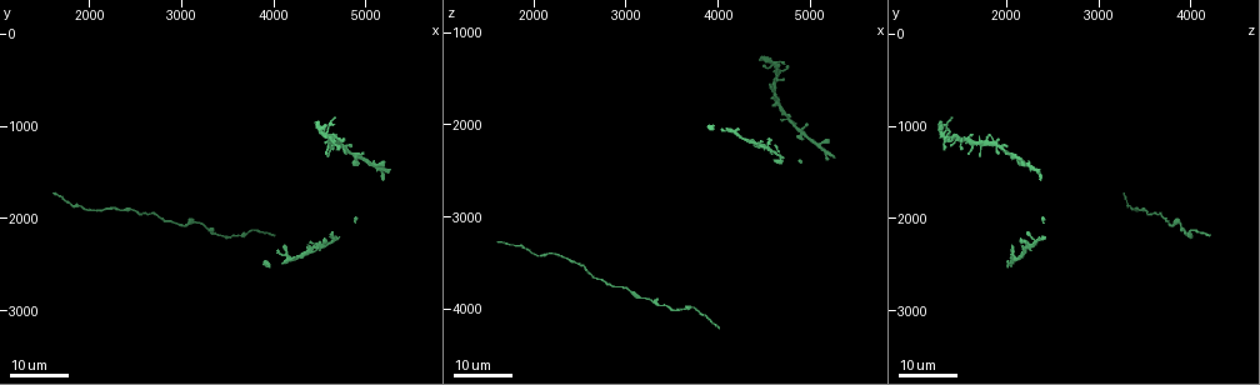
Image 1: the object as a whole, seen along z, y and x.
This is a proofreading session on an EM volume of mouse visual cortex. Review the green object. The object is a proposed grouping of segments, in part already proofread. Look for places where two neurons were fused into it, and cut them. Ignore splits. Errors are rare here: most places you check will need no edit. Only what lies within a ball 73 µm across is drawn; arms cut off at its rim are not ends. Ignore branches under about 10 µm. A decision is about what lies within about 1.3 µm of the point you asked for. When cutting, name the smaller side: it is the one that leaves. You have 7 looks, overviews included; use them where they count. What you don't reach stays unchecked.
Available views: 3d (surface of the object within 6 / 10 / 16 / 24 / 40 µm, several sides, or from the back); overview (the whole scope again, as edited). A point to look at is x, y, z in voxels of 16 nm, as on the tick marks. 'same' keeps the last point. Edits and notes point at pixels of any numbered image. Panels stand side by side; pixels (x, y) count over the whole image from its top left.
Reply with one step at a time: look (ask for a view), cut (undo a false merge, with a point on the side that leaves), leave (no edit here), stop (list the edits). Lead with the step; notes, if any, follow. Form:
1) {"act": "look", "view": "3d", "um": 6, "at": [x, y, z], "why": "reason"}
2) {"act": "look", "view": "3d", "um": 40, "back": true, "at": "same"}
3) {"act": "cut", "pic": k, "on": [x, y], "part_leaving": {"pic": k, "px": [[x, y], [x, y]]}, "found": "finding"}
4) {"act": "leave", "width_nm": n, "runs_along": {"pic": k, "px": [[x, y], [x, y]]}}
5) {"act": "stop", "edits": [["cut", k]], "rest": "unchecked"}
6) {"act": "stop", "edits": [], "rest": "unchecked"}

{"act": "look", "view": "3d", "um": 24, "at": [3700, 2100, 4000]}

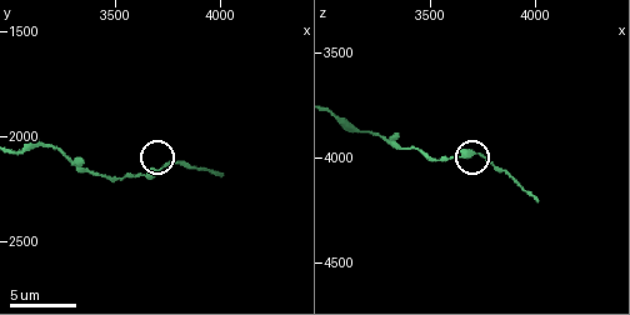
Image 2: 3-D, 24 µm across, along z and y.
{"act": "look", "view": "3d", "um": 6, "at": [3740, 2120, 3990]}

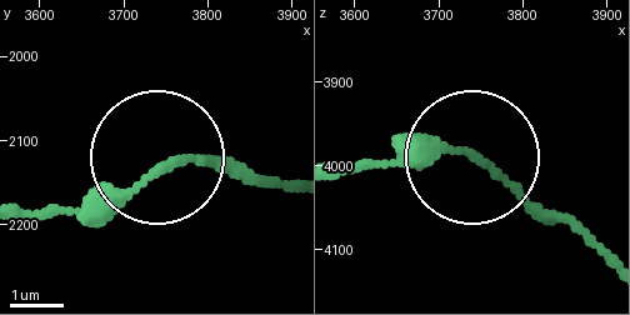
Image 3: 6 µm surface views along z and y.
{"act": "leave", "runs_along": {"pic": 3, "px": [[478, 154], [353, 168]]}, "found": "one neuron here"}

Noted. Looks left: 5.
{"act": "look", "view": "3d", "um": 16, "at": [3280, 2110, 3910], "why": "calibre changes"}

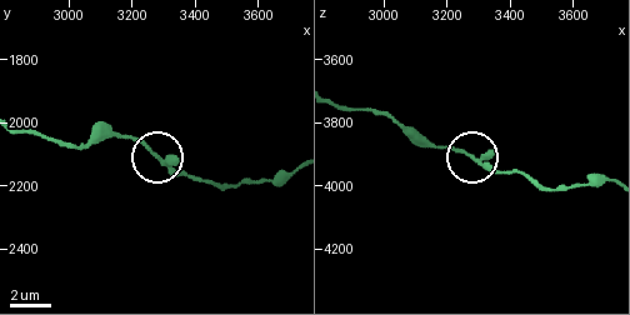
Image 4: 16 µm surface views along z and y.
{"act": "look", "view": "3d", "um": 6, "at": [3290, 2110, 3920]}

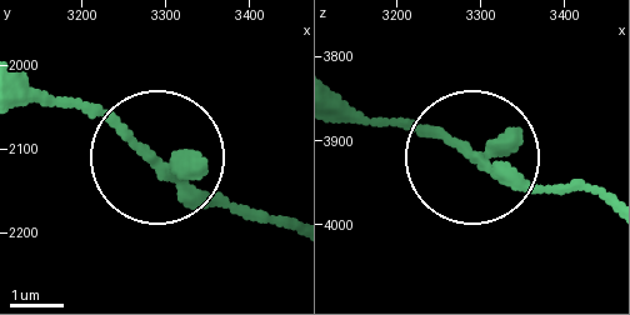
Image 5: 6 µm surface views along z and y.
{"act": "leave", "runs_along": {"pic": 5, "px": [[290, 225], [195, 198], [65, 99]]}, "found": "all the same neuron"}

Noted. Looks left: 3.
{"act": "look", "view": "3d", "um": 24, "at": [3050, 2050, 3800], "why": "sudden change in width"}

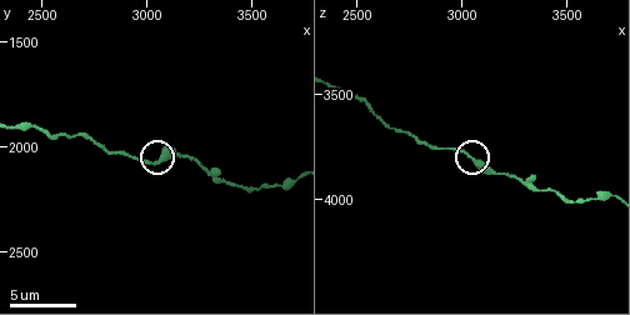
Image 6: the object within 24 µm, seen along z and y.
{"act": "look", "view": "3d", "um": 10, "at": [3040, 2070, 3800]}

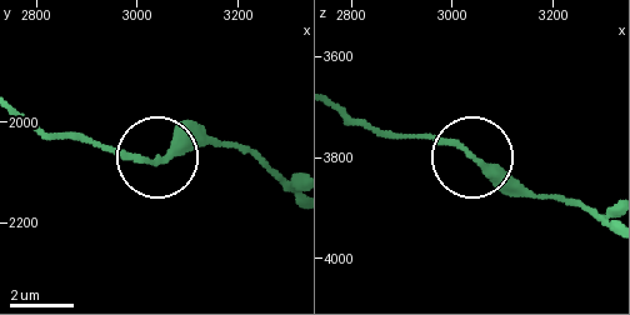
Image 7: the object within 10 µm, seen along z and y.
{"act": "look", "view": "3d", "um": 6, "at": [3035, 2075, 3795], "why": "closer look"}

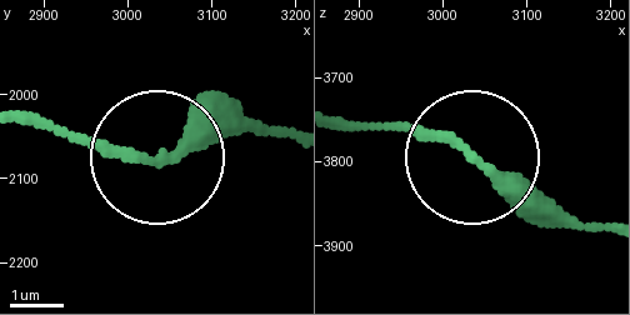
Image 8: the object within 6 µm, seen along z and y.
{"act": "leave", "found": "continuous, no second neuron"}

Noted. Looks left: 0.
{"act": "stop", "edits": [], "rest": "unchecked"}

